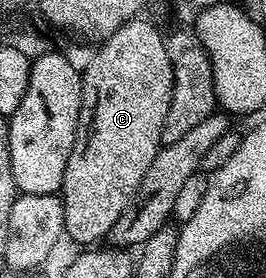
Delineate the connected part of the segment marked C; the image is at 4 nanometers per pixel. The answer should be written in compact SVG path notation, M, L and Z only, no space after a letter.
M145 17L128 19L94 51L97 52L90 57L89 64L83 67L77 136L71 157L67 157L60 190L65 235L77 243L85 243L81 245L100 244L133 202L143 173L147 173L151 161L155 161L155 153L163 146L163 121L167 121L167 109L171 109L173 88L174 56L165 48L160 29L148 23Z

